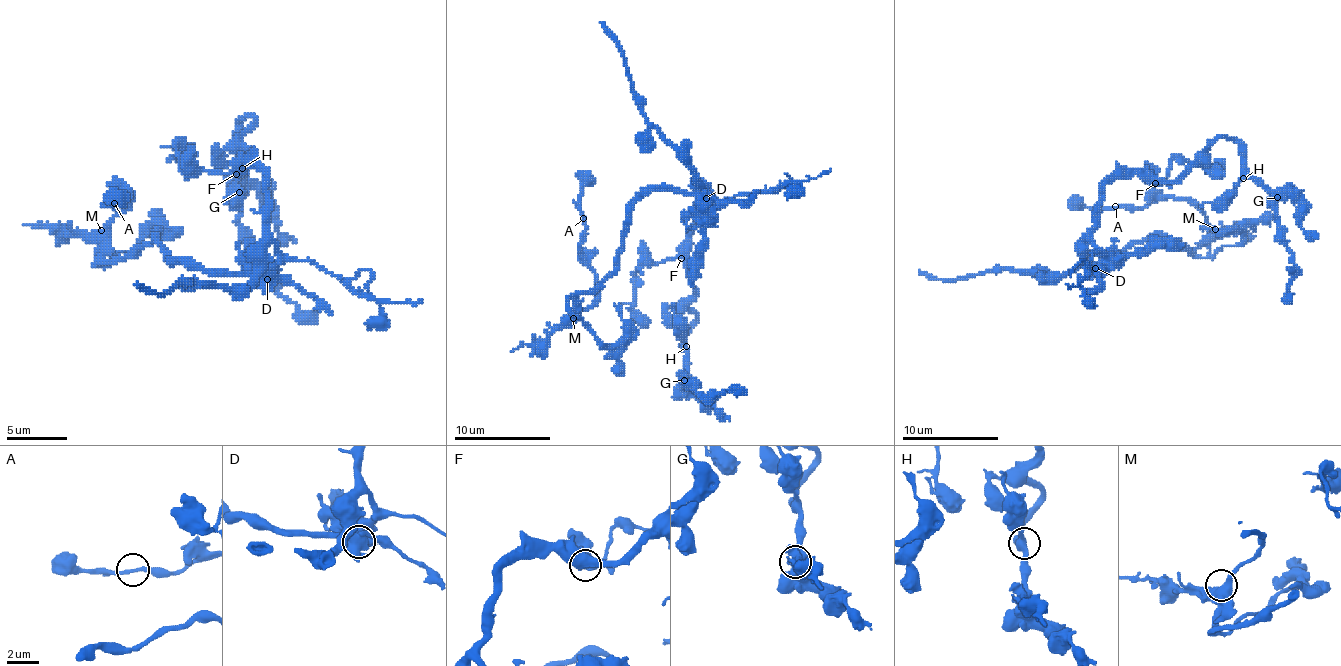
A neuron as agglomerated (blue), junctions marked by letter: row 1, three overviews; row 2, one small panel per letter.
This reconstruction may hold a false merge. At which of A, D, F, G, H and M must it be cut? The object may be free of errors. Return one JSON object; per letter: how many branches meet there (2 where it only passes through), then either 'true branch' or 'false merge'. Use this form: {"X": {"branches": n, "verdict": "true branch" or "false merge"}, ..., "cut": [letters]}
{"A": {"branches": 2, "verdict": "true branch"}, "D": {"branches": 4, "verdict": "false merge"}, "F": {"branches": 3, "verdict": "true branch"}, "G": {"branches": 4, "verdict": "true branch"}, "H": {"branches": 3, "verdict": "true branch"}, "M": {"branches": 3, "verdict": "true branch"}, "cut": ["D"]}

